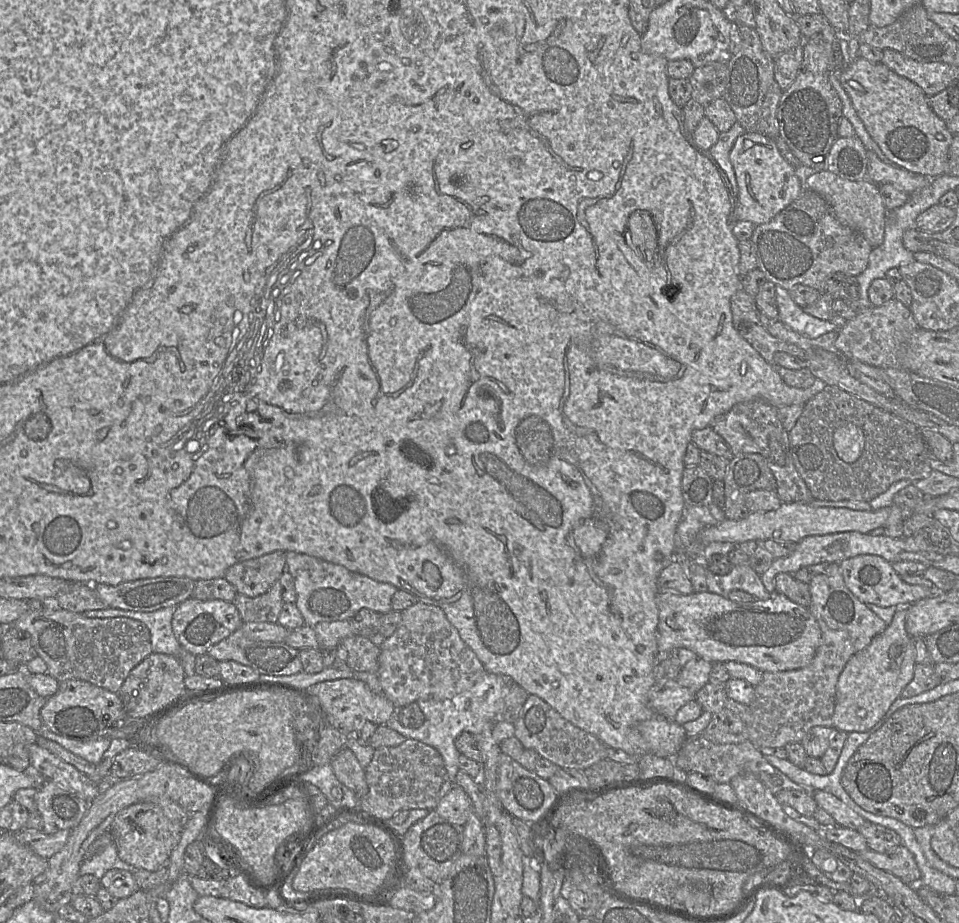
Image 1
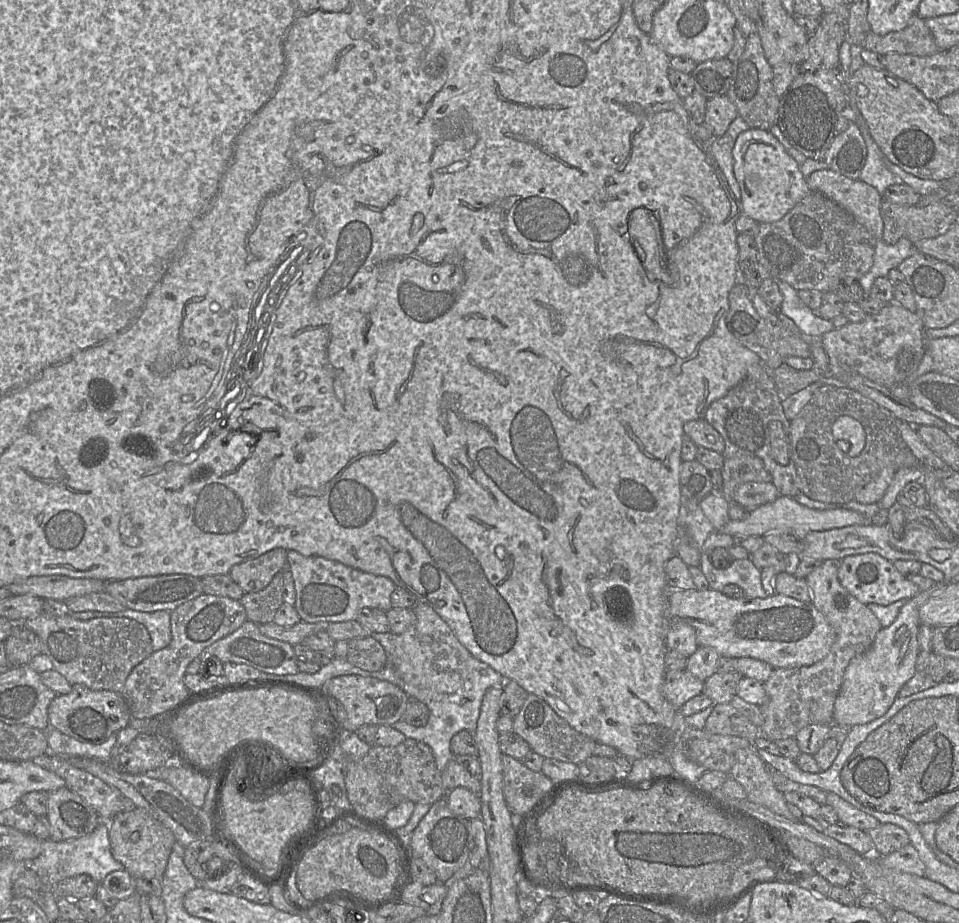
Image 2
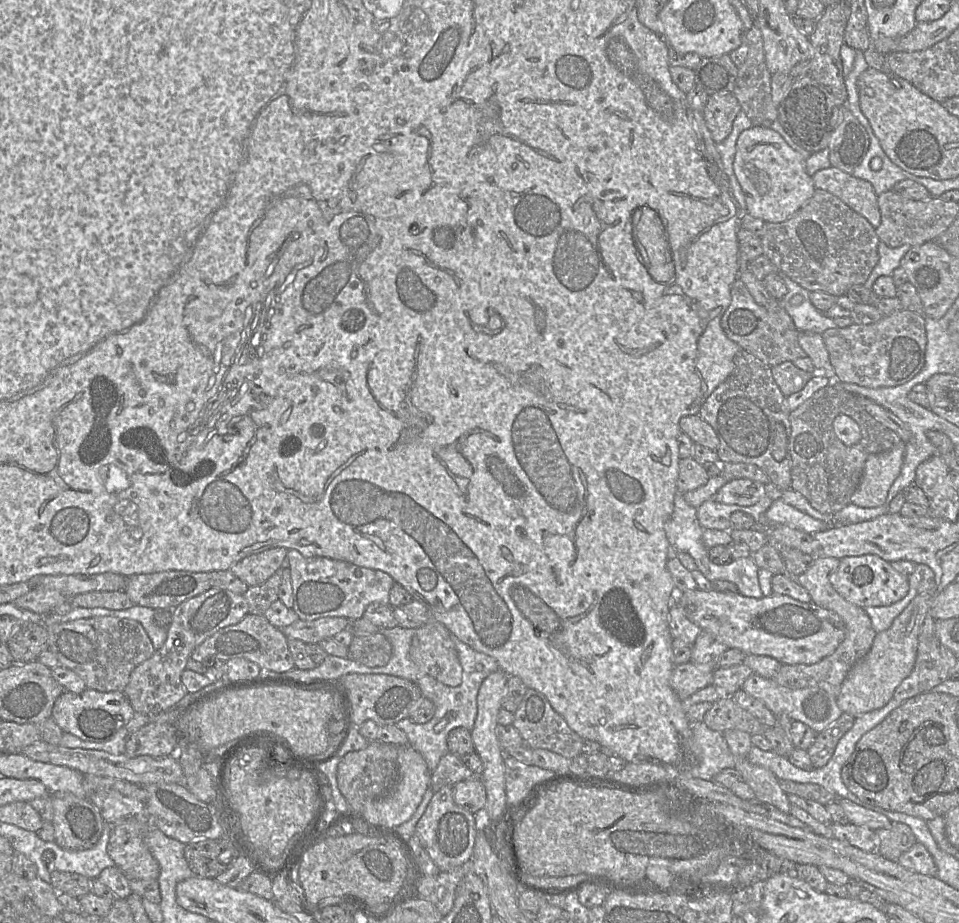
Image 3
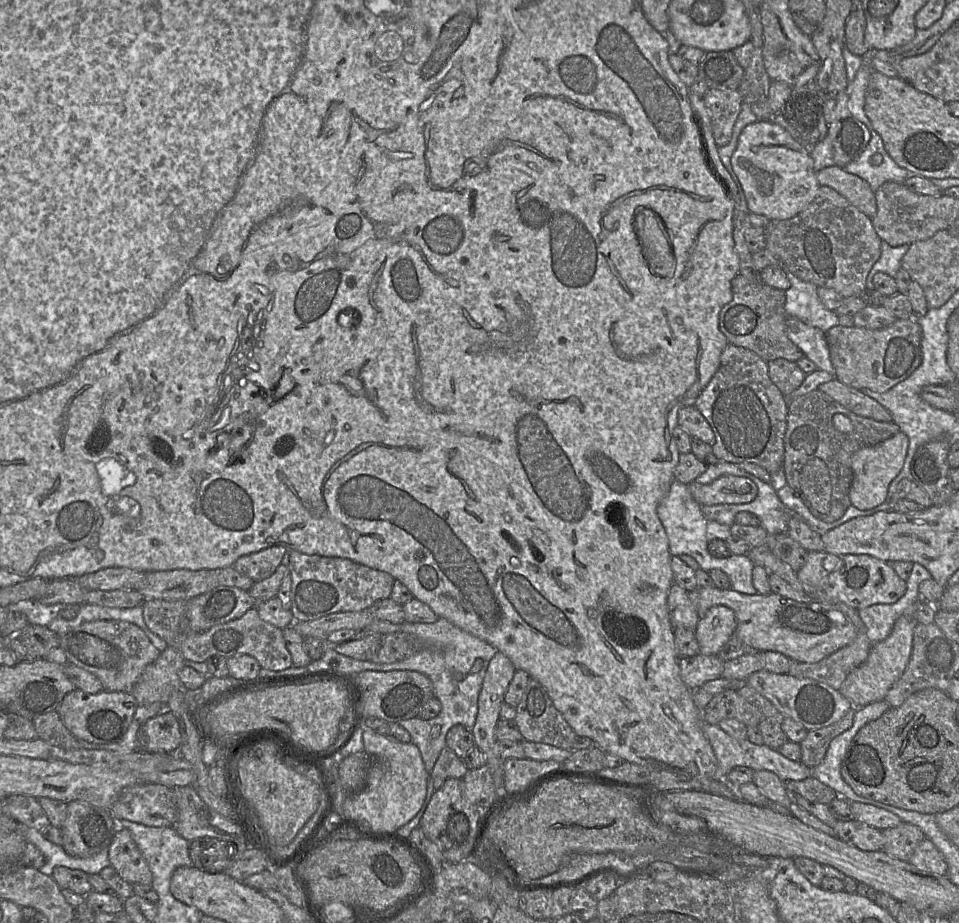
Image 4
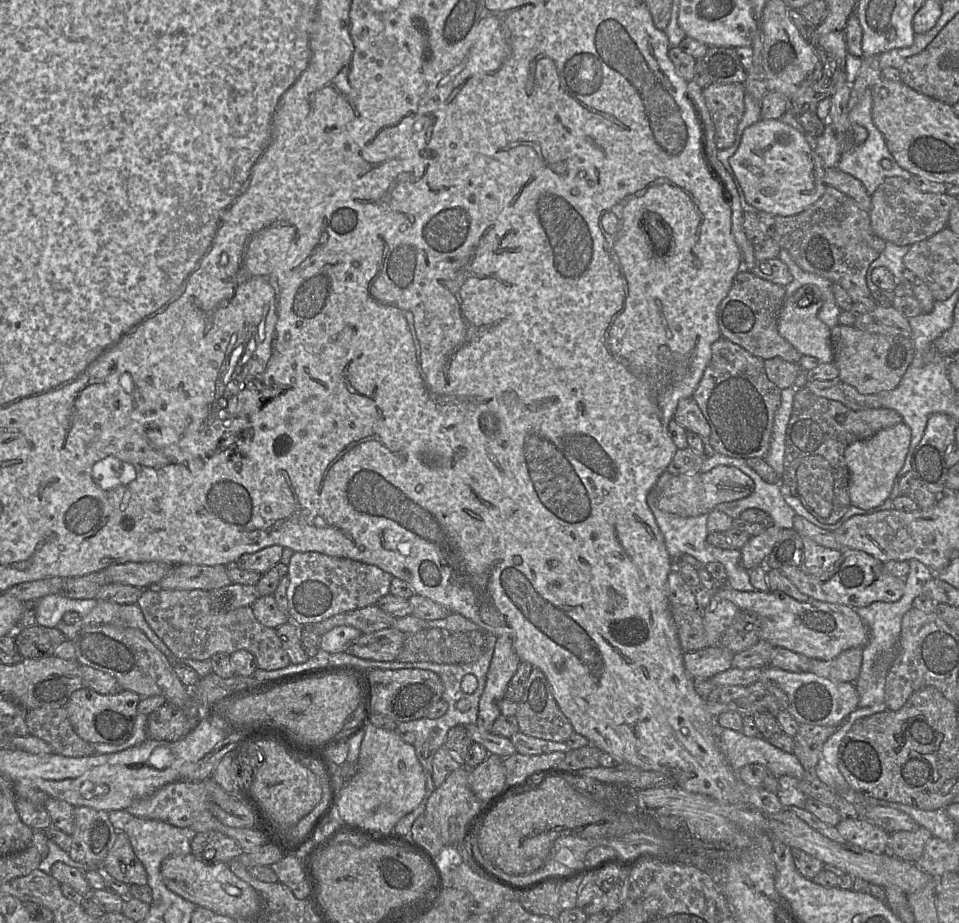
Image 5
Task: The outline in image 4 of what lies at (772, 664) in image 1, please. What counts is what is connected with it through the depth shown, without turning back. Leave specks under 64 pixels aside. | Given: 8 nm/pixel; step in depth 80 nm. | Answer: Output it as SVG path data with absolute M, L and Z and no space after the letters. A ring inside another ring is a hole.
M697 587L689 591L689 597L699 618L713 606L724 605L732 609L736 617L736 635L757 652L776 651L795 662L815 663L851 643L856 630L850 619L834 604L817 601L797 602L770 592L767 595L743 594L717 587Z

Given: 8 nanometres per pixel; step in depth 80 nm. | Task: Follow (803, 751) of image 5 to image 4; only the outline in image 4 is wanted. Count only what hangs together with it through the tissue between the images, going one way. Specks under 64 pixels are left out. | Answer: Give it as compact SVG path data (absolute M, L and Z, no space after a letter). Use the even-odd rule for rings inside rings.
M852 708L839 721L827 727L809 730L800 743L802 753L800 763L809 768L818 766L824 759L830 742L852 726L855 709Z

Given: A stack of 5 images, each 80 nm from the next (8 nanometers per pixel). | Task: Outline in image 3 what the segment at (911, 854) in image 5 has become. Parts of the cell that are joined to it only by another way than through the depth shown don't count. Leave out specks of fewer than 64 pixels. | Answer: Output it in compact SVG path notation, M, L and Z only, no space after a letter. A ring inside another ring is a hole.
M893 822L890 828L875 832L879 840L877 852L892 861L897 861L901 854L917 842L910 827L903 823Z

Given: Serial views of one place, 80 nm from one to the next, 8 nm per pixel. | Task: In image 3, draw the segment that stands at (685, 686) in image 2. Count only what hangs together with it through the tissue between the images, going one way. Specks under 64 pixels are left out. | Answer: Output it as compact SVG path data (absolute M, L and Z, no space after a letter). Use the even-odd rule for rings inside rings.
M693 662L675 666L670 685L678 698L684 702L696 691L712 684L714 671L702 671Z

